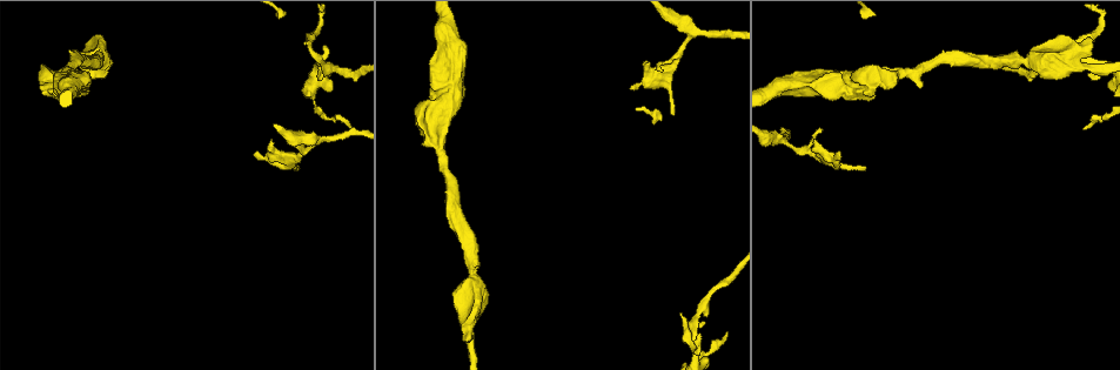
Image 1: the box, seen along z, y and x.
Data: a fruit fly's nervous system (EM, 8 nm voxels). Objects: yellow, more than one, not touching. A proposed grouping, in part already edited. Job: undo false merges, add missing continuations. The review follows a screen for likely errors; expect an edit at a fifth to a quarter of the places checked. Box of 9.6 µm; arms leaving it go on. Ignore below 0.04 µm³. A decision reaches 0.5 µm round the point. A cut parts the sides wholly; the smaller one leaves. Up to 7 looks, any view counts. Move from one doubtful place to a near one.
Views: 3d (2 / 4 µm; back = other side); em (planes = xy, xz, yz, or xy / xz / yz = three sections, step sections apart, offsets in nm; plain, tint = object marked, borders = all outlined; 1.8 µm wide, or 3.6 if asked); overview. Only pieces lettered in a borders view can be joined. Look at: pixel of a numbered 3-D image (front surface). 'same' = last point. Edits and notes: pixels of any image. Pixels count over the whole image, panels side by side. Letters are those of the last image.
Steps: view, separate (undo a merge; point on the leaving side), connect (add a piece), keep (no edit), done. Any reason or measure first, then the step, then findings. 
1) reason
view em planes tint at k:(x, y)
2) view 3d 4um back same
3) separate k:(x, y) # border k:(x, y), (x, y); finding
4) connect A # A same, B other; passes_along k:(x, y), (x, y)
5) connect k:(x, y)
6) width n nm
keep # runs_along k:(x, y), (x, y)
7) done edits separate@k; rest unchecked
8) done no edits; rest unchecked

free end
view 3d 4um at 1:(40, 66)

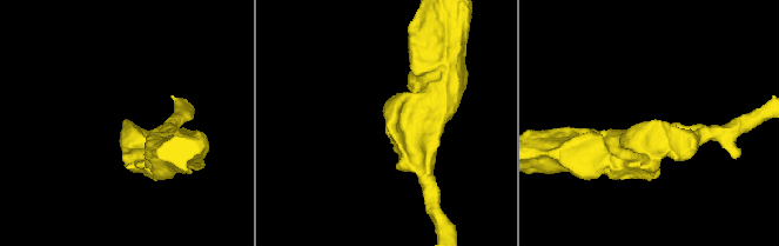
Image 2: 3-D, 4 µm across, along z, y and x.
need the tissue
view em planes borders at 2:(124, 121)

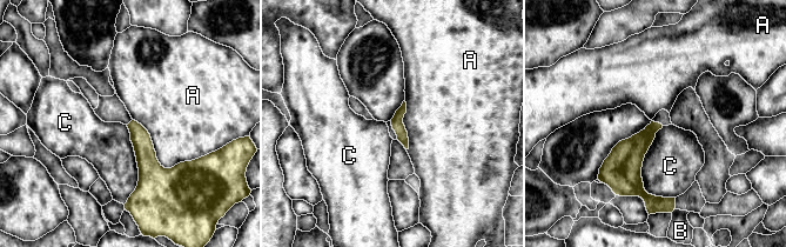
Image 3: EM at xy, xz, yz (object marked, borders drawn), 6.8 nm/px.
keep # A other, B other, C other; border 3:(663, 126), (642, 181), (674, 198); no lettered piece goes on from it

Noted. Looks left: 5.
thick turns thin
view 3d 4um at 1:(472, 286)

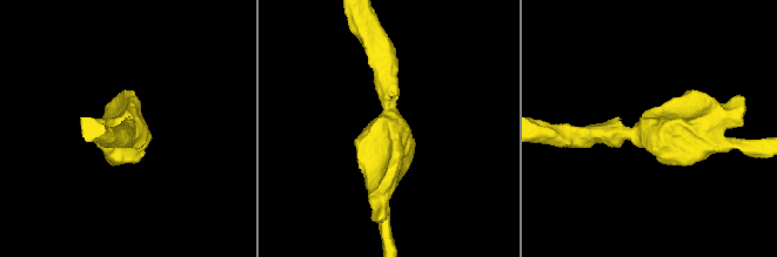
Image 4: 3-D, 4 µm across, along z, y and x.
view em 3.6um xy step 8 tint at 4:(655, 132)

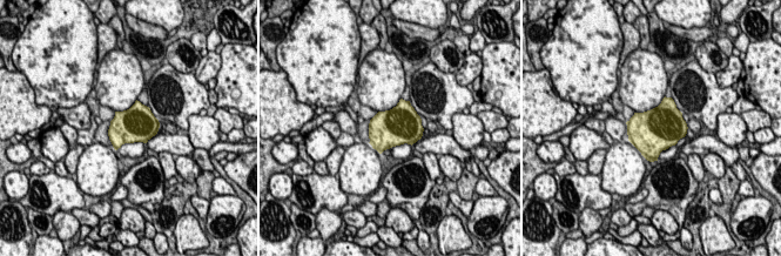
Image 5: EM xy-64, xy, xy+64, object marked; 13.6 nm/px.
view em 3.6um planes borders same

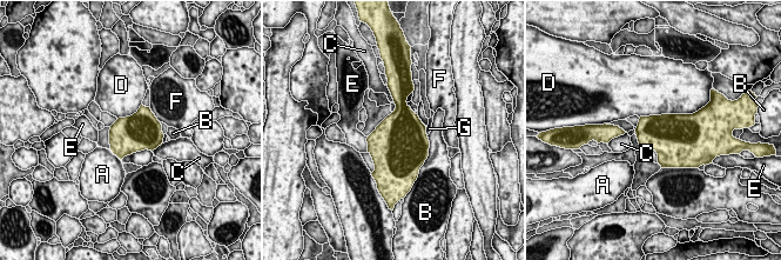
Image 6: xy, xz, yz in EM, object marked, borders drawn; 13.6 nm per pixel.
width 500 nm
keep # A other, B other, C other, D other, E other, F other, G other; border 6:(693, 113), (661, 113), (639, 117); one cell here

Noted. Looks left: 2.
free end
view em planes tint at 1:(838, 152)

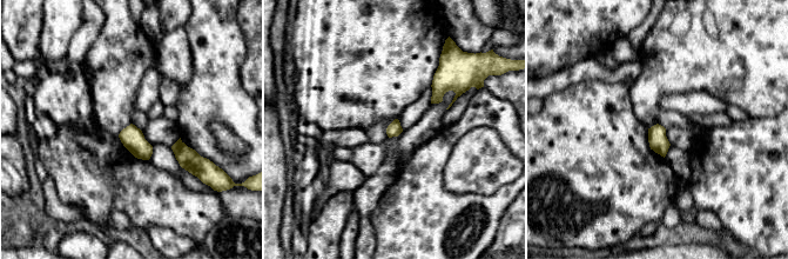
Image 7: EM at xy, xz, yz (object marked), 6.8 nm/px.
what lies round it
view em planes borders same

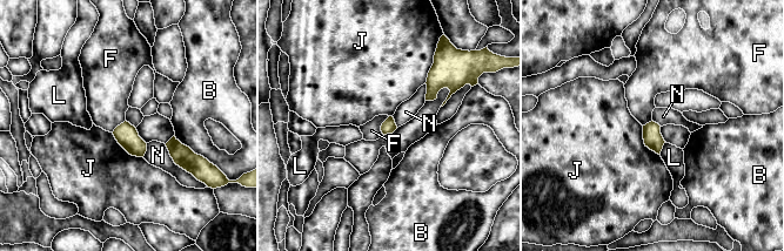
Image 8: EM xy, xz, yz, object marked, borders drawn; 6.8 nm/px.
longest_contact N 280 nm
keep # B other, F other, J other, L other, N other; border 8:(389, 116), (381, 126), (382, 134); none of them fits

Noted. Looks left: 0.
done no edits; rest unchecked

